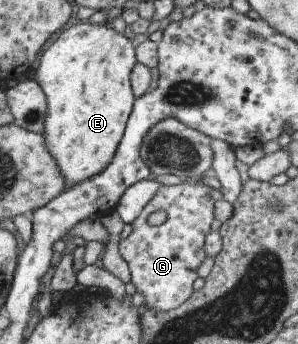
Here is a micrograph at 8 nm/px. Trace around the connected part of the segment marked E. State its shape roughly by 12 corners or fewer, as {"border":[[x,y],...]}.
{"border":[[87,21],[34,80],[65,189],[109,165],[133,102],[134,46]]}

